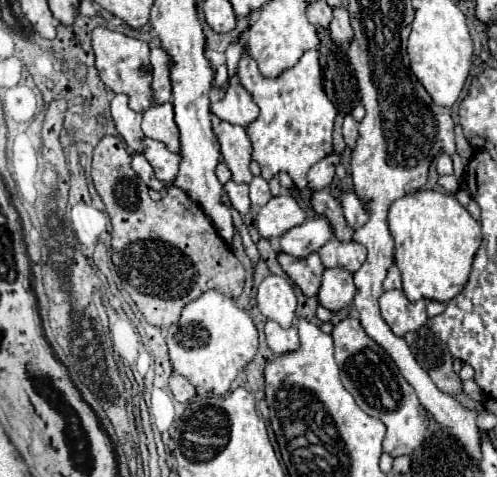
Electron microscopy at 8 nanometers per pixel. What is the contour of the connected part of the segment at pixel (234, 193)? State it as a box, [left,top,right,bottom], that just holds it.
[223,180,251,214]

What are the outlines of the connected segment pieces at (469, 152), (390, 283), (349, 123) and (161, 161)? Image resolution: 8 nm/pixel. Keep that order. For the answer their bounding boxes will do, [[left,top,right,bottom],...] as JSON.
[[455,126,473,160],[383,264,401,290],[343,114,359,142],[143,138,181,184]]

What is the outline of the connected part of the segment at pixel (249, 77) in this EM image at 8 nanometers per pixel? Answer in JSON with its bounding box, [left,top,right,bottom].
[239,50,335,198]

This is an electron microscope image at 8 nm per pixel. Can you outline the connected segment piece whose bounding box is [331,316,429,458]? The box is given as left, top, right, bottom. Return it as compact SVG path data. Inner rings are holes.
M349 316L335 324L333 332L335 342L335 360L341 368L341 382L355 398L357 406L373 418L379 418L387 426L383 440L383 452L395 456L411 456L413 450L425 440L429 418L421 402L417 400L413 386L399 374L399 368L393 364L391 356L371 340L361 328L359 320Z

